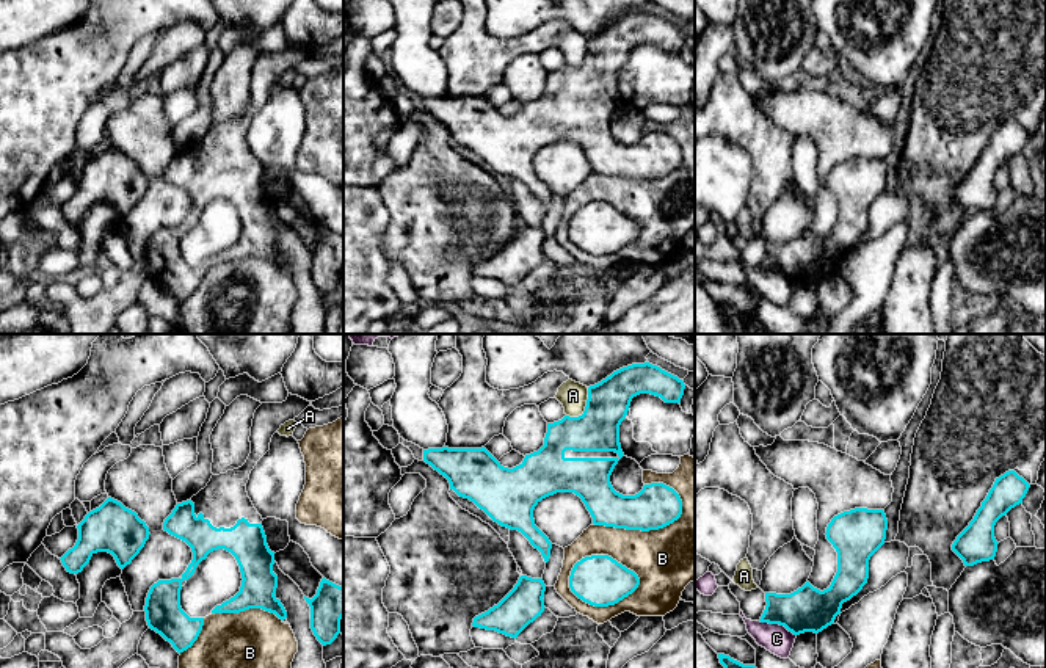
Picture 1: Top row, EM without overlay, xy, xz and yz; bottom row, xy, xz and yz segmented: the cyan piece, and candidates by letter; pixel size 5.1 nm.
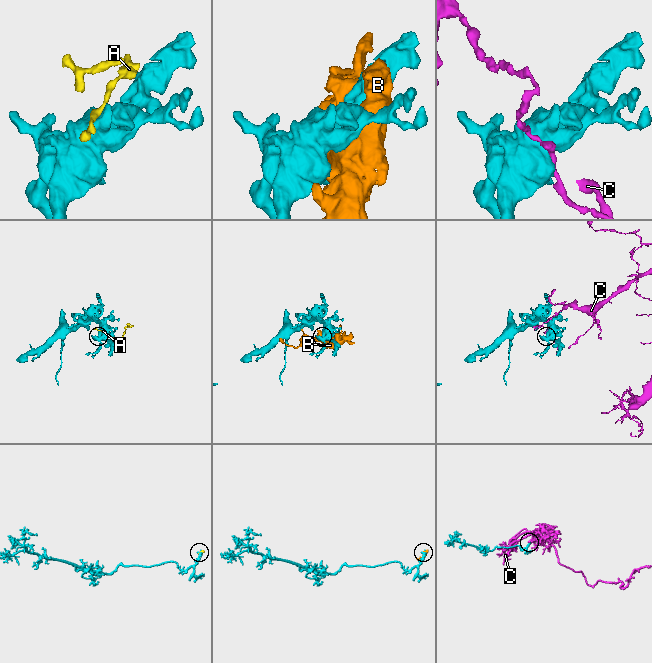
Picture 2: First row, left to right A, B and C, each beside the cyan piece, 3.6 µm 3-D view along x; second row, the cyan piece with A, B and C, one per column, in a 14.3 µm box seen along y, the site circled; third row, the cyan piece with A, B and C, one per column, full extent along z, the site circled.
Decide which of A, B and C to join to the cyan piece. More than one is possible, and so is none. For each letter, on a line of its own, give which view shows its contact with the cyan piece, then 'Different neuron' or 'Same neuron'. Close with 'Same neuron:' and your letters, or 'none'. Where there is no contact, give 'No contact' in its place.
A: Touches cyan in xz. Different neuron
B: Touches cyan in xz. Different neuron
C: Touches cyan in yz. Different neuron
Same neuron: none

